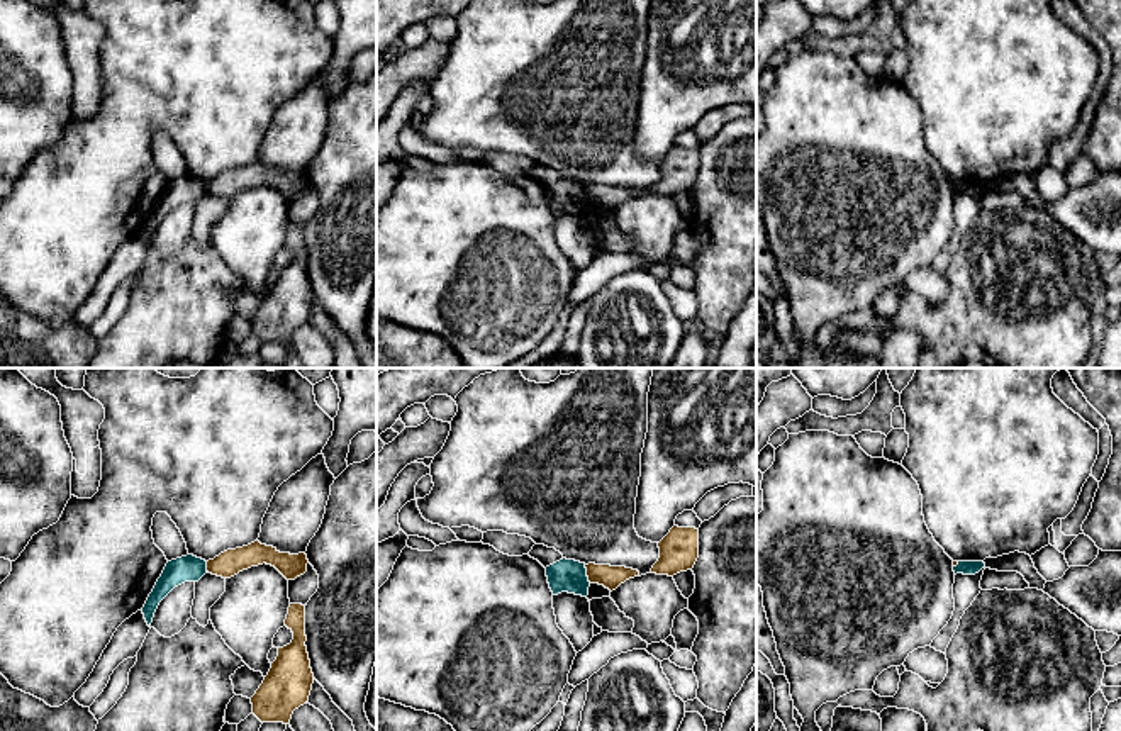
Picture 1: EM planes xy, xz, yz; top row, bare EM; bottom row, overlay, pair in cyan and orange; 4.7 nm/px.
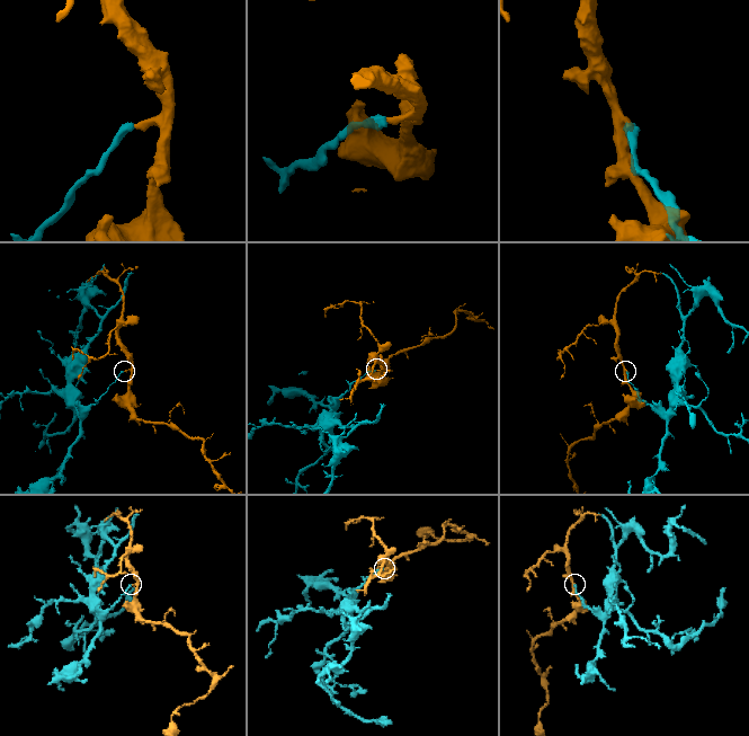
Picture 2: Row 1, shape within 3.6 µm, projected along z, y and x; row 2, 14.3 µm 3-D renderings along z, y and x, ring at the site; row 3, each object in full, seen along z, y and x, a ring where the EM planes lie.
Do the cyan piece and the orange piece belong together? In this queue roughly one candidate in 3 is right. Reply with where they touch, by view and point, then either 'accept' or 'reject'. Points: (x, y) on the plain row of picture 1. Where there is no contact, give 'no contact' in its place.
meets cyan in xz at (585, 194); reject

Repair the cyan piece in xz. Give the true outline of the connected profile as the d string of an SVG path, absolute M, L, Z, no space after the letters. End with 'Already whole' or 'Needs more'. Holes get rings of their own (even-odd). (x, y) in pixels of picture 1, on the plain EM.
M560 180L546 187L546 197L553 215L561 212L587 217L588 215L588 197L585 183L575 180Z. Already whole

